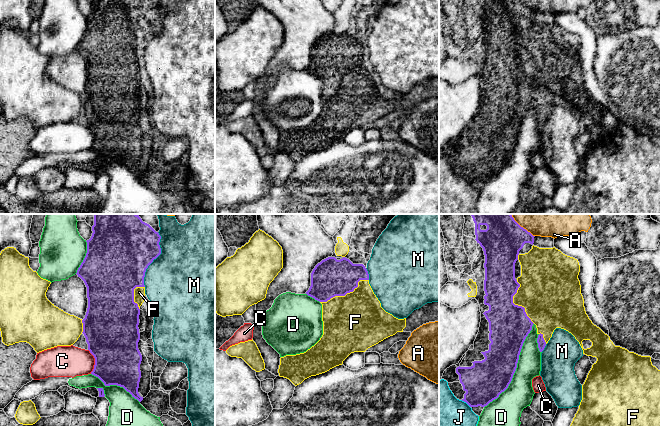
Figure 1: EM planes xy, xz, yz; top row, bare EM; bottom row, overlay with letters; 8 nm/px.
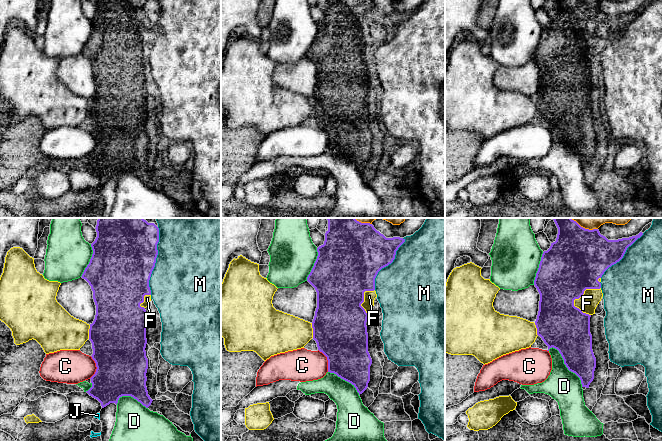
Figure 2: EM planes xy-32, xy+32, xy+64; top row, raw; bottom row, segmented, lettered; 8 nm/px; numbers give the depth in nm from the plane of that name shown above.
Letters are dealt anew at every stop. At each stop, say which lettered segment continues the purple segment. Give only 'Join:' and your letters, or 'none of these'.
Join: none of these

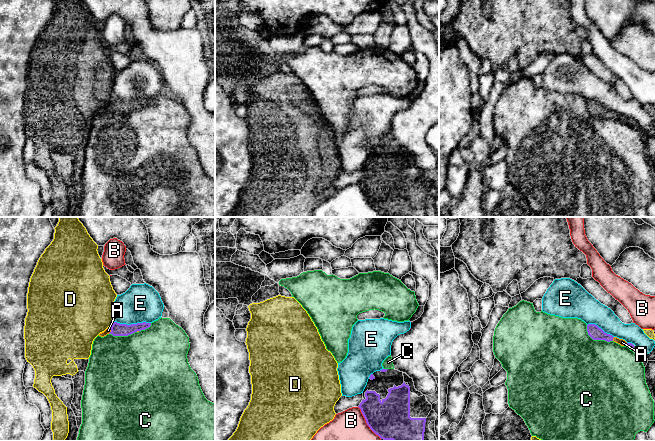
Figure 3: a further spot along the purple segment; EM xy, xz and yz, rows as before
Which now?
Join: A

